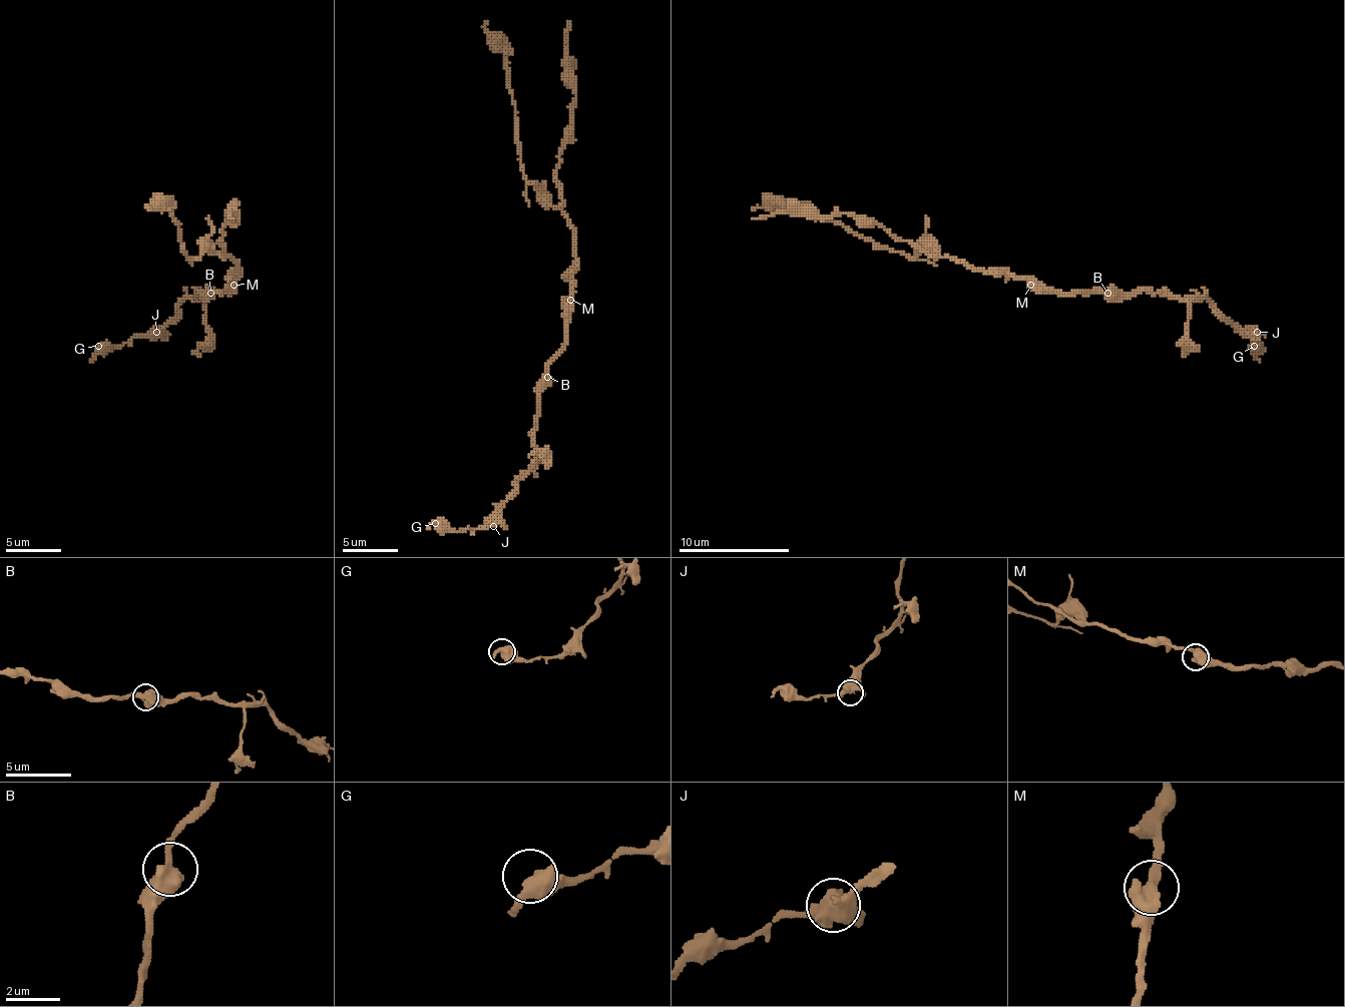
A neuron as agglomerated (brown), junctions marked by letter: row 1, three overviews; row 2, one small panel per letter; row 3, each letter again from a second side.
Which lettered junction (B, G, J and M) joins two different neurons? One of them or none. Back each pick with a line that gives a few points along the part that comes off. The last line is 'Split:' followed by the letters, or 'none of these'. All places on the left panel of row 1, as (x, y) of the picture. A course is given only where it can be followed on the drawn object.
Split: none of these

